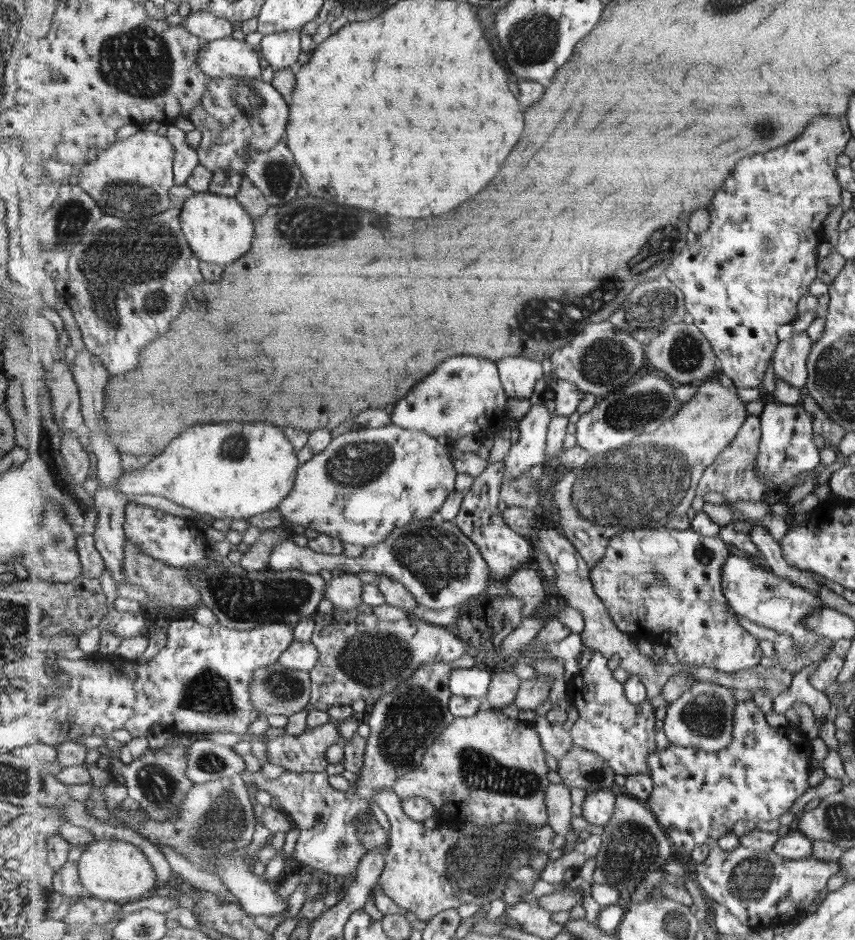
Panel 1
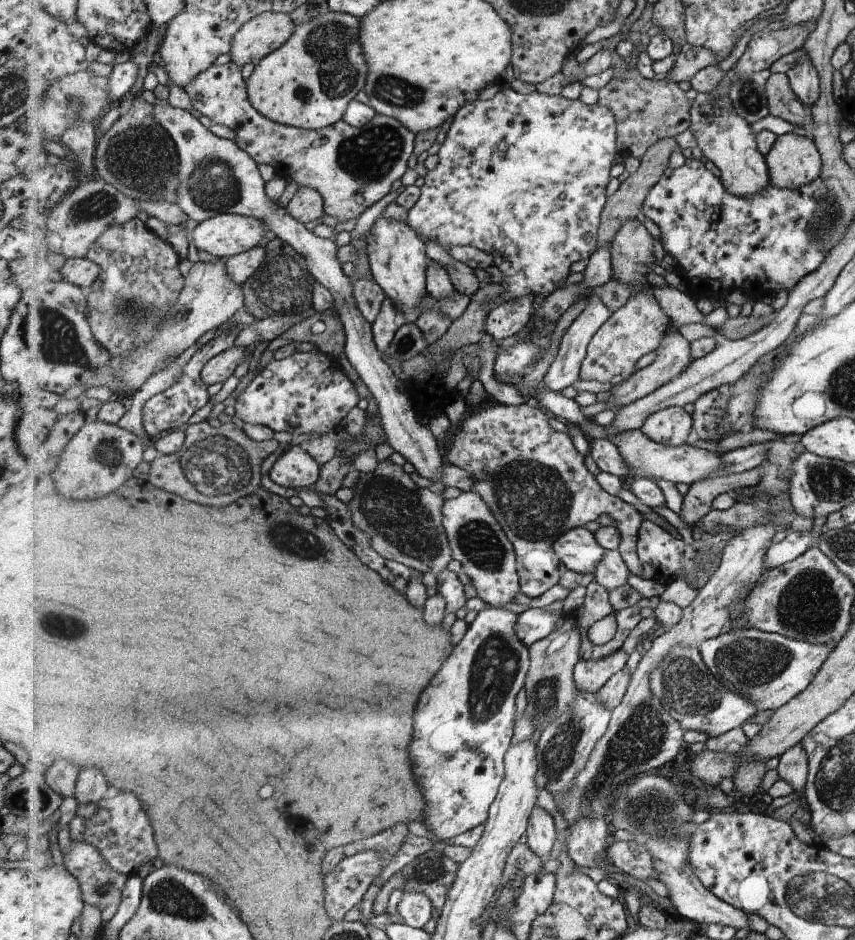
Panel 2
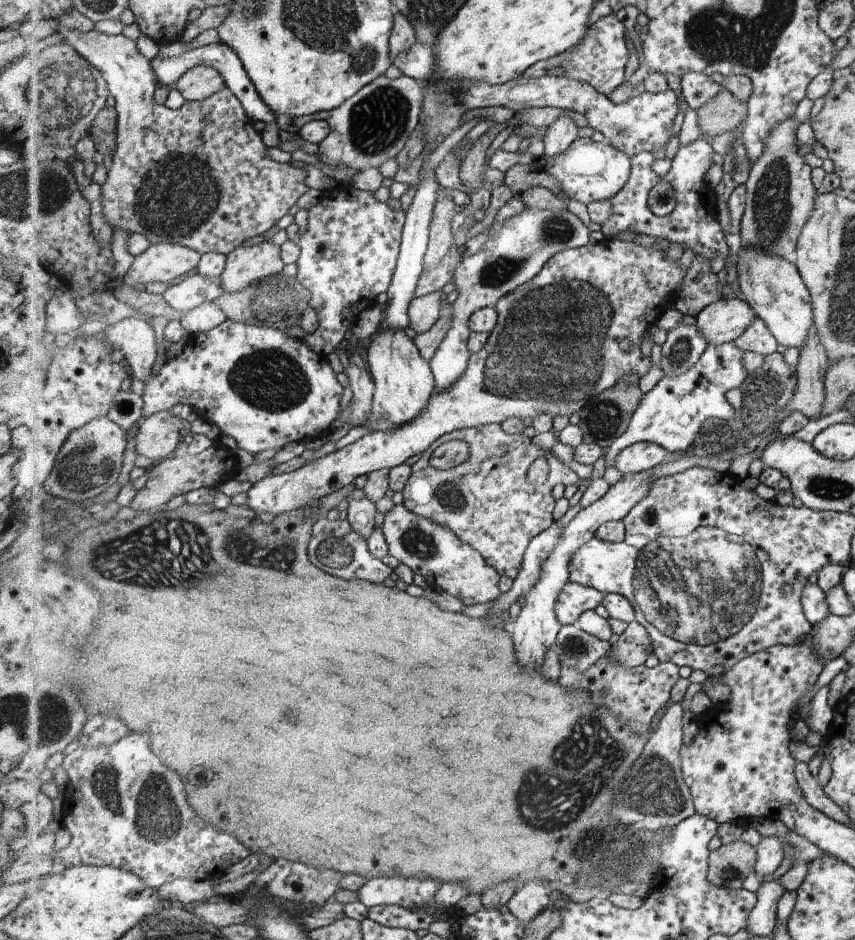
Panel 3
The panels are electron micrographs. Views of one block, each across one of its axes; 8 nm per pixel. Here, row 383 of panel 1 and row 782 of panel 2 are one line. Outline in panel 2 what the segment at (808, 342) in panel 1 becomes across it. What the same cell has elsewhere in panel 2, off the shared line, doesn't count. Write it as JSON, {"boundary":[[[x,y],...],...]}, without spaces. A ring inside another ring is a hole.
{"boundary":[[[797,744],[782,754],[777,770],[780,778],[787,780],[795,791],[801,794],[810,773],[809,754],[803,748],[803,744]]]}

